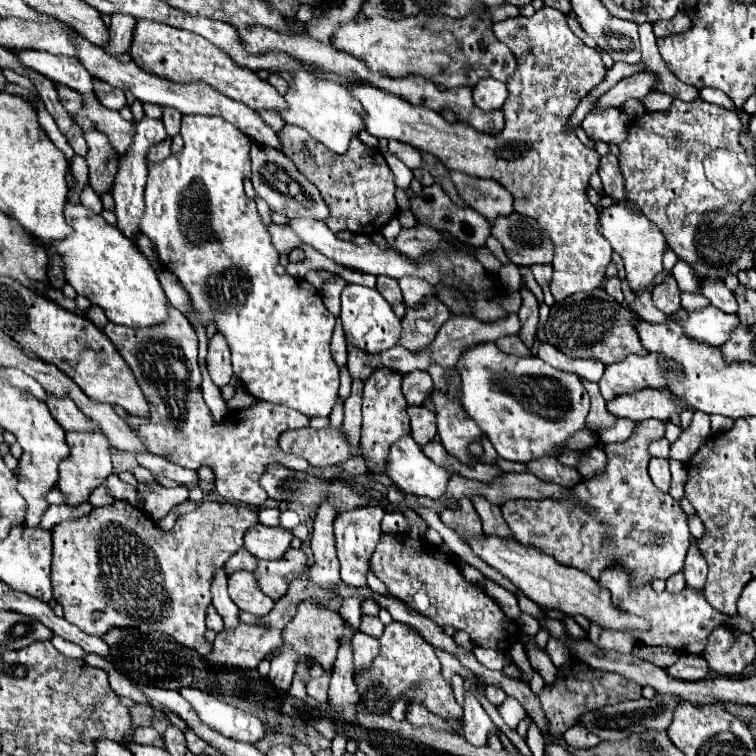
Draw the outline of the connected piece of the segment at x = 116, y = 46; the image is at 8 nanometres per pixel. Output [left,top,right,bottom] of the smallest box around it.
[100,14,136,58]

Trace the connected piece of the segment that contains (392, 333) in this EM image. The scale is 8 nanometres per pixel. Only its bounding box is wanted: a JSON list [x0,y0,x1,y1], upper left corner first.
[340,284,400,352]

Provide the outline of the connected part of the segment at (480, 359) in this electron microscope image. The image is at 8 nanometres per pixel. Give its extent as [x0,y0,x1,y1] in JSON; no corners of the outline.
[456,344,590,462]

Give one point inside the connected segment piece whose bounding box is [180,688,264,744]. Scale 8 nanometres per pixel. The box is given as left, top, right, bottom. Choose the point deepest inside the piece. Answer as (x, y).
(225, 719)

